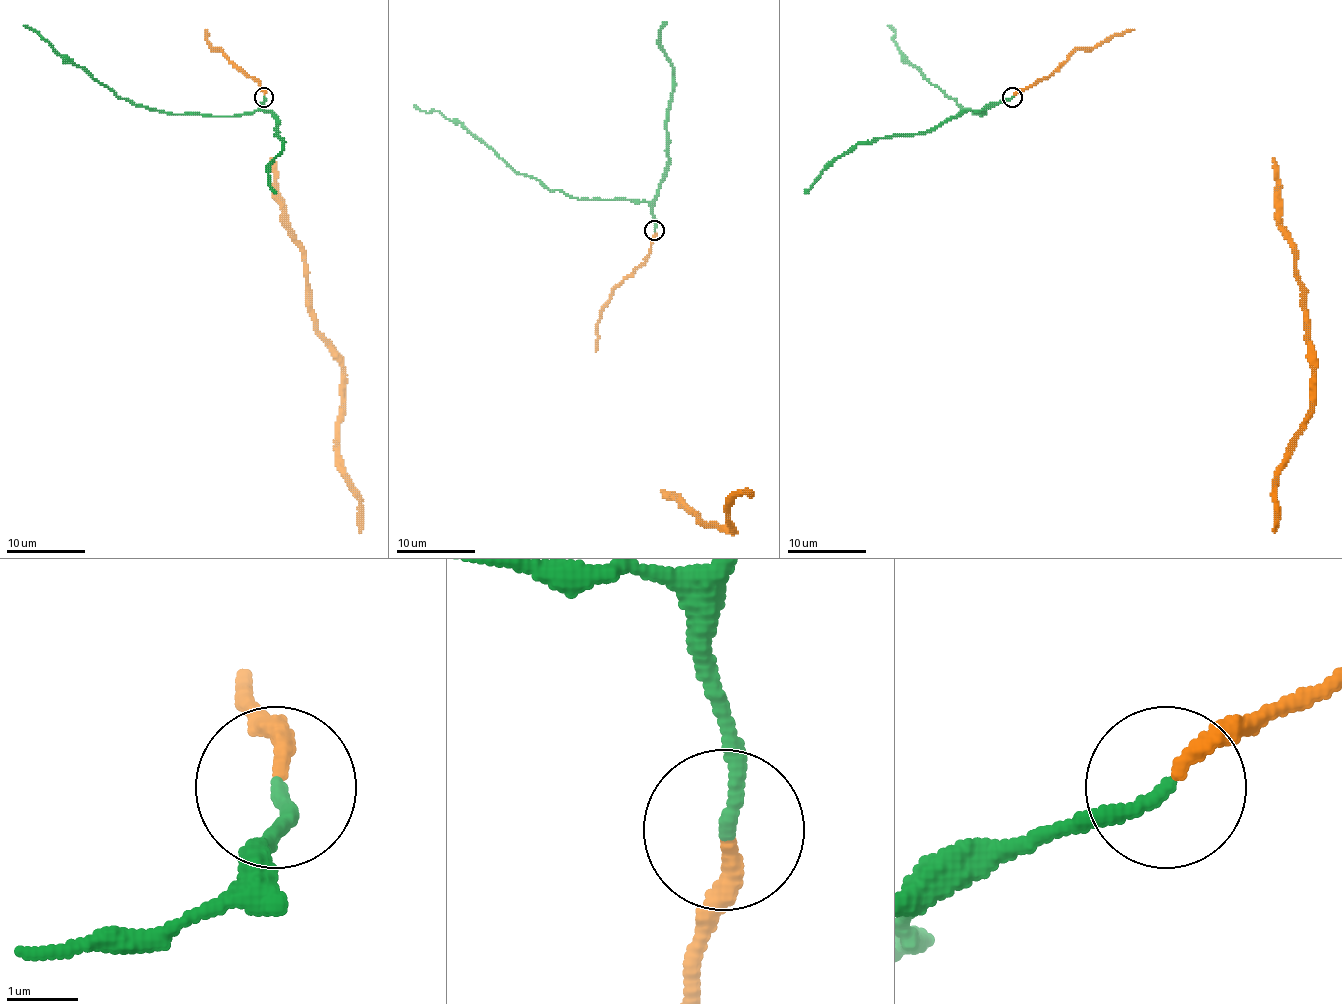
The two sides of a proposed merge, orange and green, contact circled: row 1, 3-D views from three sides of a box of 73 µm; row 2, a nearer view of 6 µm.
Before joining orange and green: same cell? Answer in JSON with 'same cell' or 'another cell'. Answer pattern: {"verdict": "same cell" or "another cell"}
{"verdict": "another cell"}

